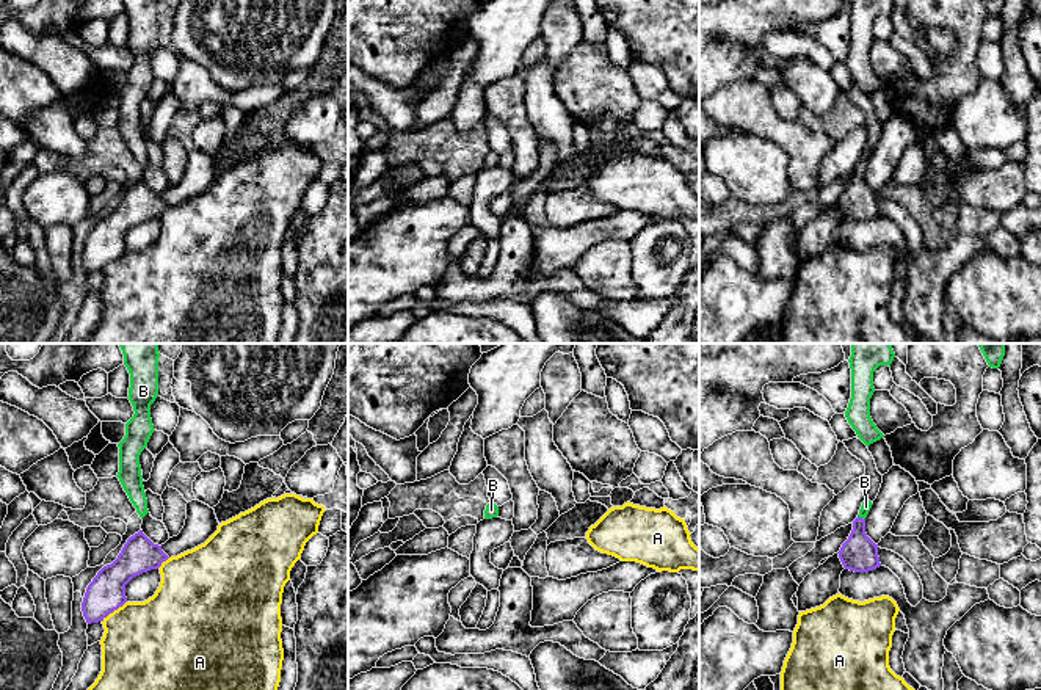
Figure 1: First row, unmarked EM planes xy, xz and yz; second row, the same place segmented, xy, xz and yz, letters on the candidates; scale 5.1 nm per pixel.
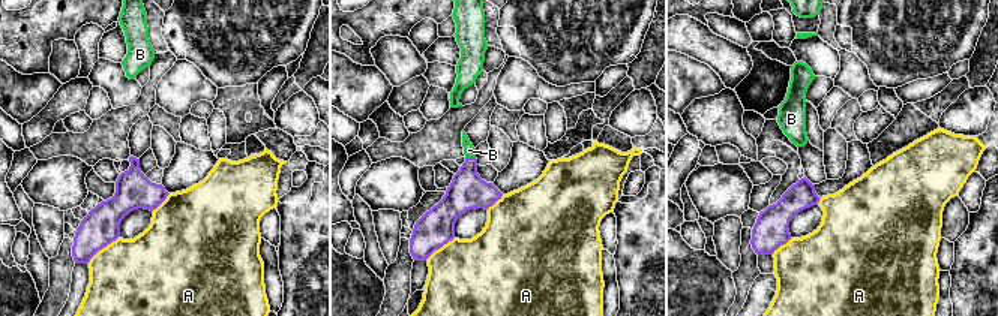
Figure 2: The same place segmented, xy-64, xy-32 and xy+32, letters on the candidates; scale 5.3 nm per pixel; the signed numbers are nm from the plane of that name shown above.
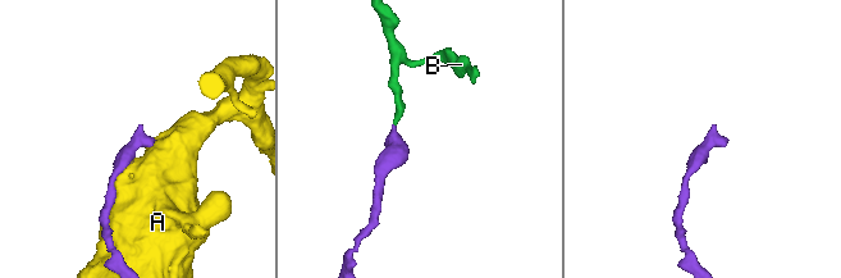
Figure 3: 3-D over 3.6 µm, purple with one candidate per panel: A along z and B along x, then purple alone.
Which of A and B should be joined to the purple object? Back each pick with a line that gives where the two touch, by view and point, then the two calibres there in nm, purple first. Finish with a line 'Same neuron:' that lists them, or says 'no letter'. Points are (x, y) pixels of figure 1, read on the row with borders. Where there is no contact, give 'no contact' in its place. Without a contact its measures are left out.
B: meets purple in yz at (861, 518); 190 nm thick on the purple side, 50 nm on the other
Same neuron: B

